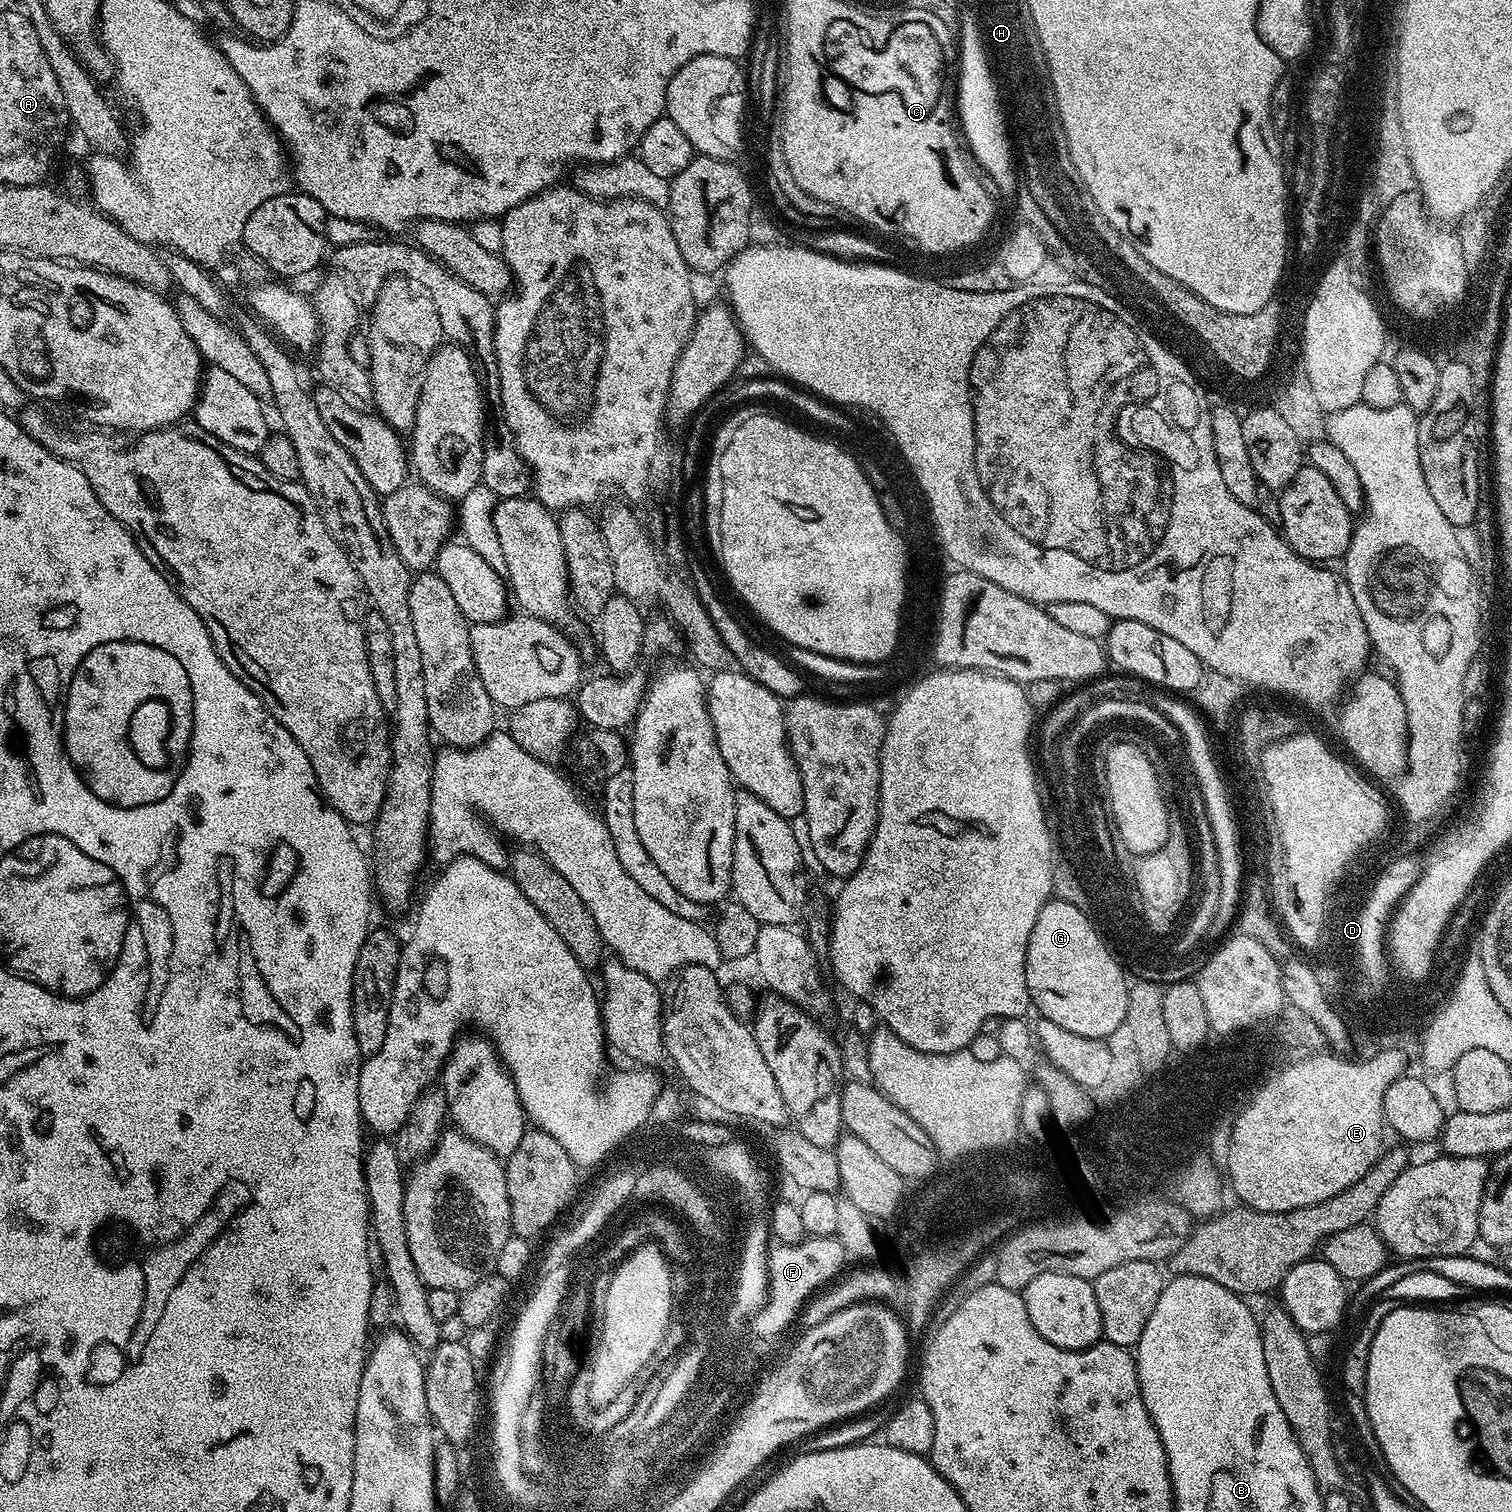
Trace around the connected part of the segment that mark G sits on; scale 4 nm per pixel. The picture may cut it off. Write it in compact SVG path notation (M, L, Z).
M1062 900L1050 901L1042 906L1026 950L1026 986L1030 990L1032 1008L1040 1011L1039 1015L1043 1019L1062 1026L1062 1030L1082 1034L1082 1038L1112 1038L1119 1028L1125 1027L1128 1019L1130 984L1129 981L1124 981L1123 971L1125 969L1114 955L1113 949L1104 943L1099 933L1092 932L1092 928L1088 927L1084 917L1075 908L1070 908Z

